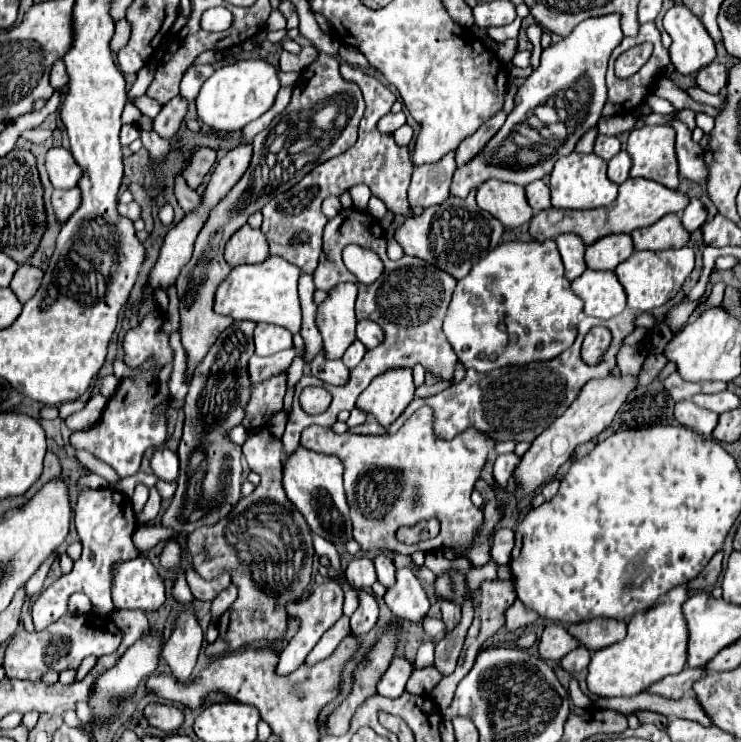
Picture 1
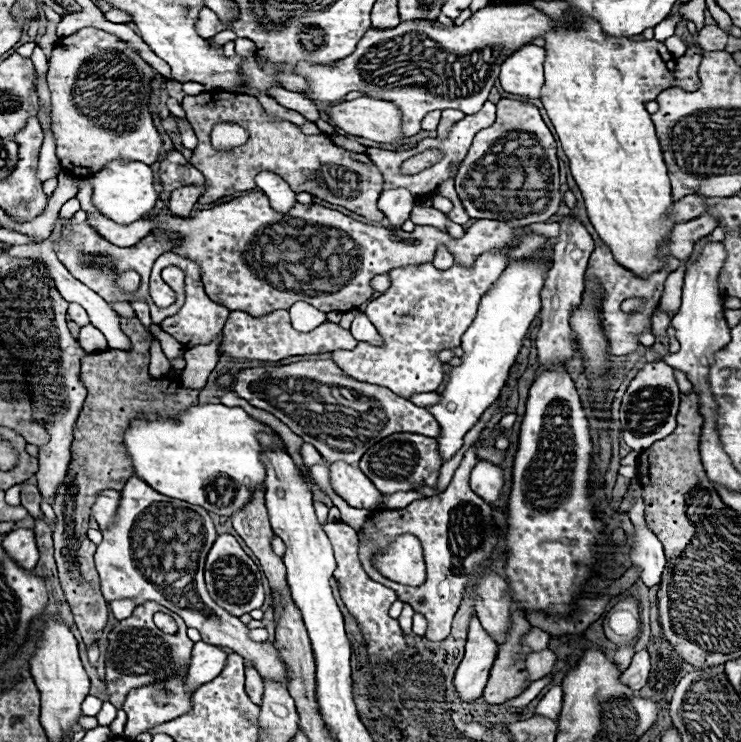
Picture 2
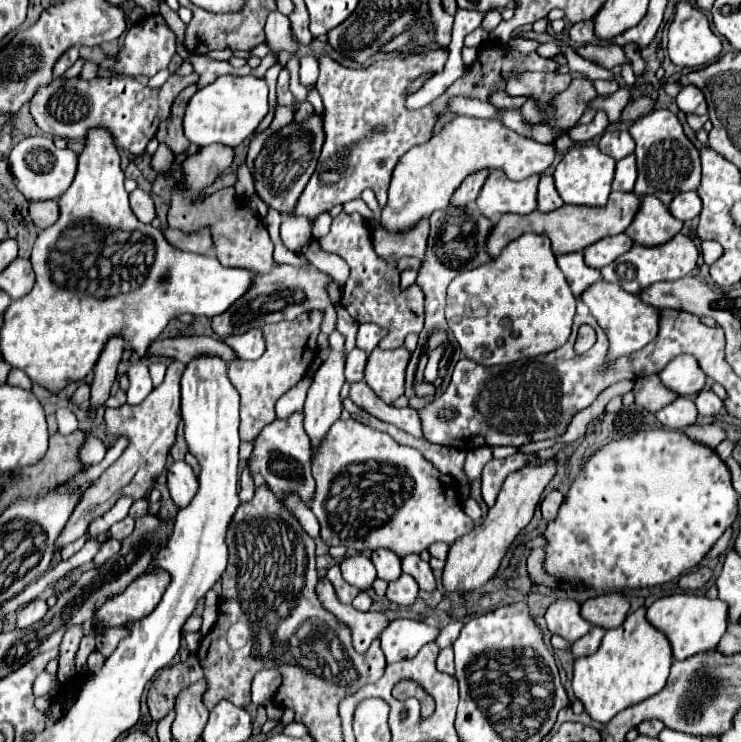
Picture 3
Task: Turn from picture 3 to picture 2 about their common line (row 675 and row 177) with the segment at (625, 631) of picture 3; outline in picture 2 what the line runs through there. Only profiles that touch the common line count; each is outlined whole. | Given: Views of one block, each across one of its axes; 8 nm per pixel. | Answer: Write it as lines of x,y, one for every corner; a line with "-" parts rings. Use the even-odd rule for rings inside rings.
586,20
580,28
558,28
558,30
552,30
550,34
544,36
546,40
546,62
544,62
544,72
546,72
546,86
542,90
542,102
544,102
544,108
554,124
554,130
560,138
560,144
570,160
570,172
584,196
584,202
586,202
586,210
588,210
588,216
590,216
590,222
594,226
594,230
598,232
600,240
612,250
614,258
618,264
622,264
626,270
630,270
632,274
640,276
640,278
646,278
654,272
658,272
662,266
664,266
664,256
670,256
668,248
664,246
666,238
670,236
672,228
676,226
676,220
672,218
670,214
670,208
674,206
674,200
672,200
672,188
670,188
670,180
668,180
668,170
666,170
666,164
664,164
664,158
662,158
662,150
660,150
660,144
658,144
658,138
656,138
656,132
654,132
654,124
650,120
650,114
646,112
646,102
650,100
656,100
656,96
674,86
674,56
670,54
670,50
658,42
658,40
640,40
640,42
634,42
630,38
610,38
610,36
604,36
602,28
598,22
594,20

